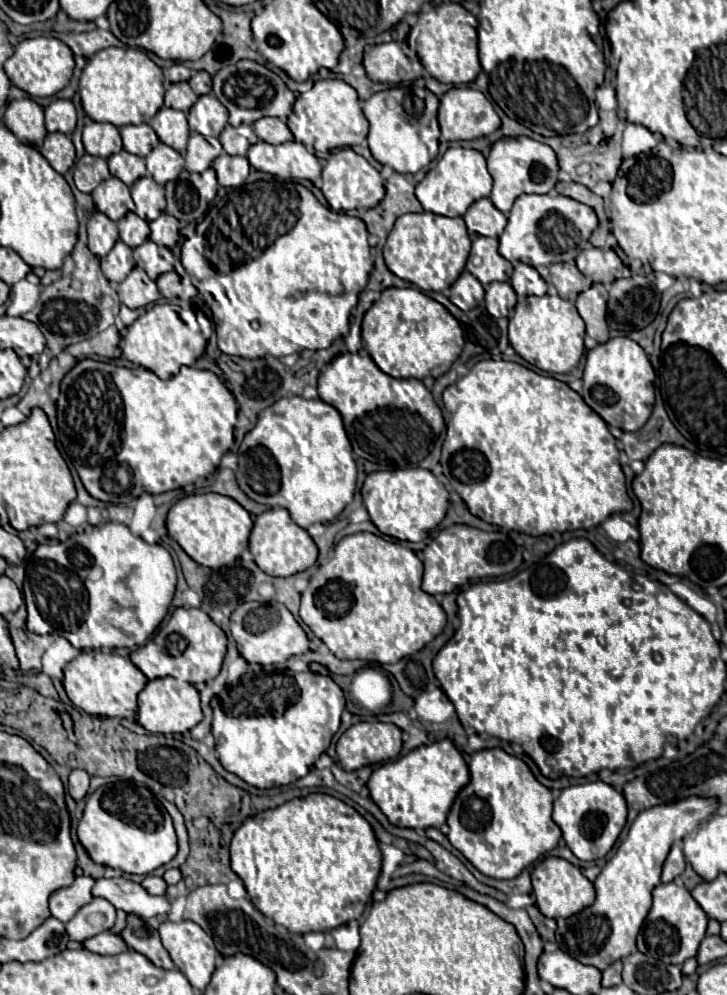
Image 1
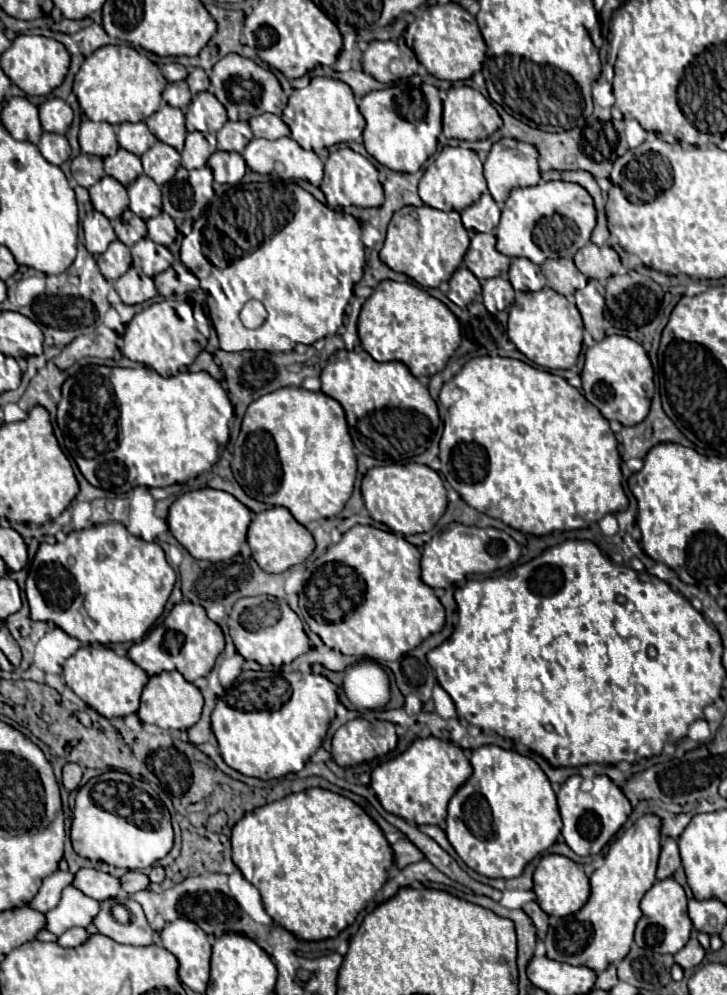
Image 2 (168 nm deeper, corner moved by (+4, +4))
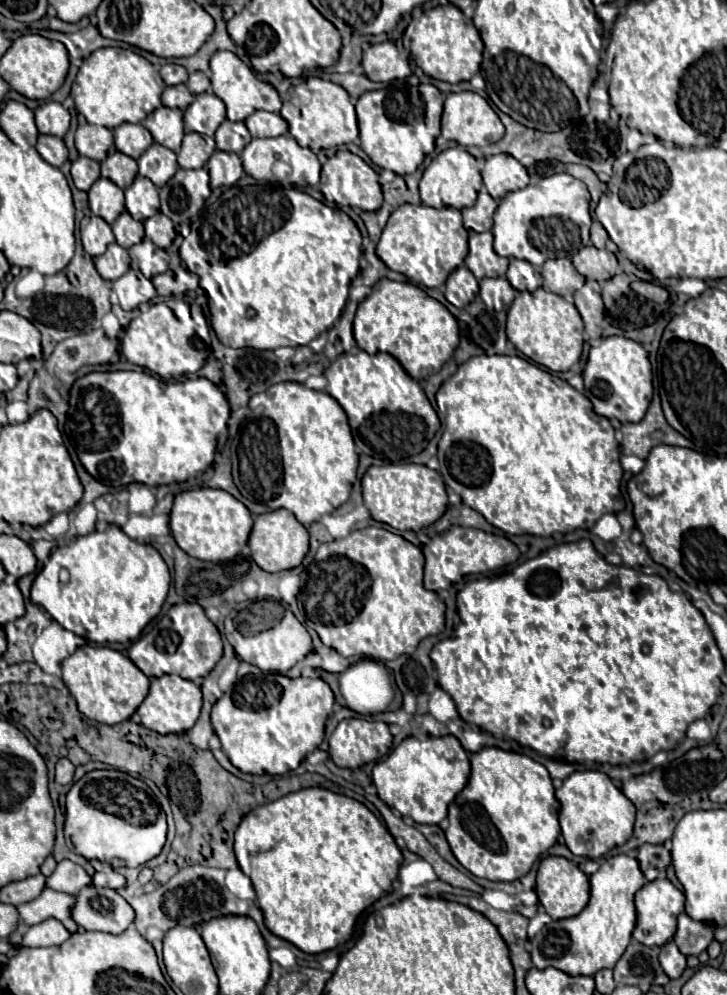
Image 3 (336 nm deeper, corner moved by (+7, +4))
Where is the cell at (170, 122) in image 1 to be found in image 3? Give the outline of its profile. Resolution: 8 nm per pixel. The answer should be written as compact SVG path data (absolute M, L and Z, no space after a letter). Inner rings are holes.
M160 107L148 119L144 121L144 127L152 133L154 141L172 149L180 151L182 137L184 137L184 125L182 125L182 111L180 109L170 109L170 107Z

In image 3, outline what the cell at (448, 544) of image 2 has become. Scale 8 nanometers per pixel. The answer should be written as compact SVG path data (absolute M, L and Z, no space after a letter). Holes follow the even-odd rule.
M450 527L446 533L440 533L432 539L430 545L424 549L426 555L426 567L424 567L424 587L426 589L446 589L448 585L460 581L464 575L478 575L478 573L488 573L496 571L504 565L510 565L518 559L520 551L518 547L506 539L498 537L492 533L484 533L480 529L468 529L468 527ZM434 555L438 557L434 557ZM440 563L440 565L438 565Z

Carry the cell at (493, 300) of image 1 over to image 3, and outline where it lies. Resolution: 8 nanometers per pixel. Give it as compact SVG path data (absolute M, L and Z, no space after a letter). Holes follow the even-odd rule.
M505 277L484 278L479 282L479 296L490 313L508 309L514 299L514 289Z

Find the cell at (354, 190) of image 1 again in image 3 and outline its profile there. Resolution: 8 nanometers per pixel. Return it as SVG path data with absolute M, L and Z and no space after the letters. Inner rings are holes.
M338 151L322 165L322 179L320 191L324 193L326 201L336 205L350 205L362 211L376 211L382 205L382 189L378 183L378 173L366 165L358 155L350 151Z

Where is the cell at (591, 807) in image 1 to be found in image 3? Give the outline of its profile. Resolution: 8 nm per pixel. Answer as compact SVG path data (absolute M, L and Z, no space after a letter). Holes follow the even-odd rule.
M576 771L576 773L572 773L572 775L568 775L564 779L562 787L556 791L556 797L562 803L562 809L560 809L562 835L566 839L566 847L574 855L596 859L596 857L608 853L610 849L614 849L618 845L624 845L632 837L636 807L632 807L632 801L612 783L612 779L606 773L600 773L600 771Z

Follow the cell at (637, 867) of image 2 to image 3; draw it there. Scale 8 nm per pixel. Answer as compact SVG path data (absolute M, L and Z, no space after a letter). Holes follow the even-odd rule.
M614 855L608 857L600 869L590 875L590 901L576 915L544 925L534 939L528 941L528 953L536 969L556 967L572 977L588 975L592 977L600 969L612 969L616 961L626 951L632 929L636 923L634 893L646 883L640 865L634 855Z

